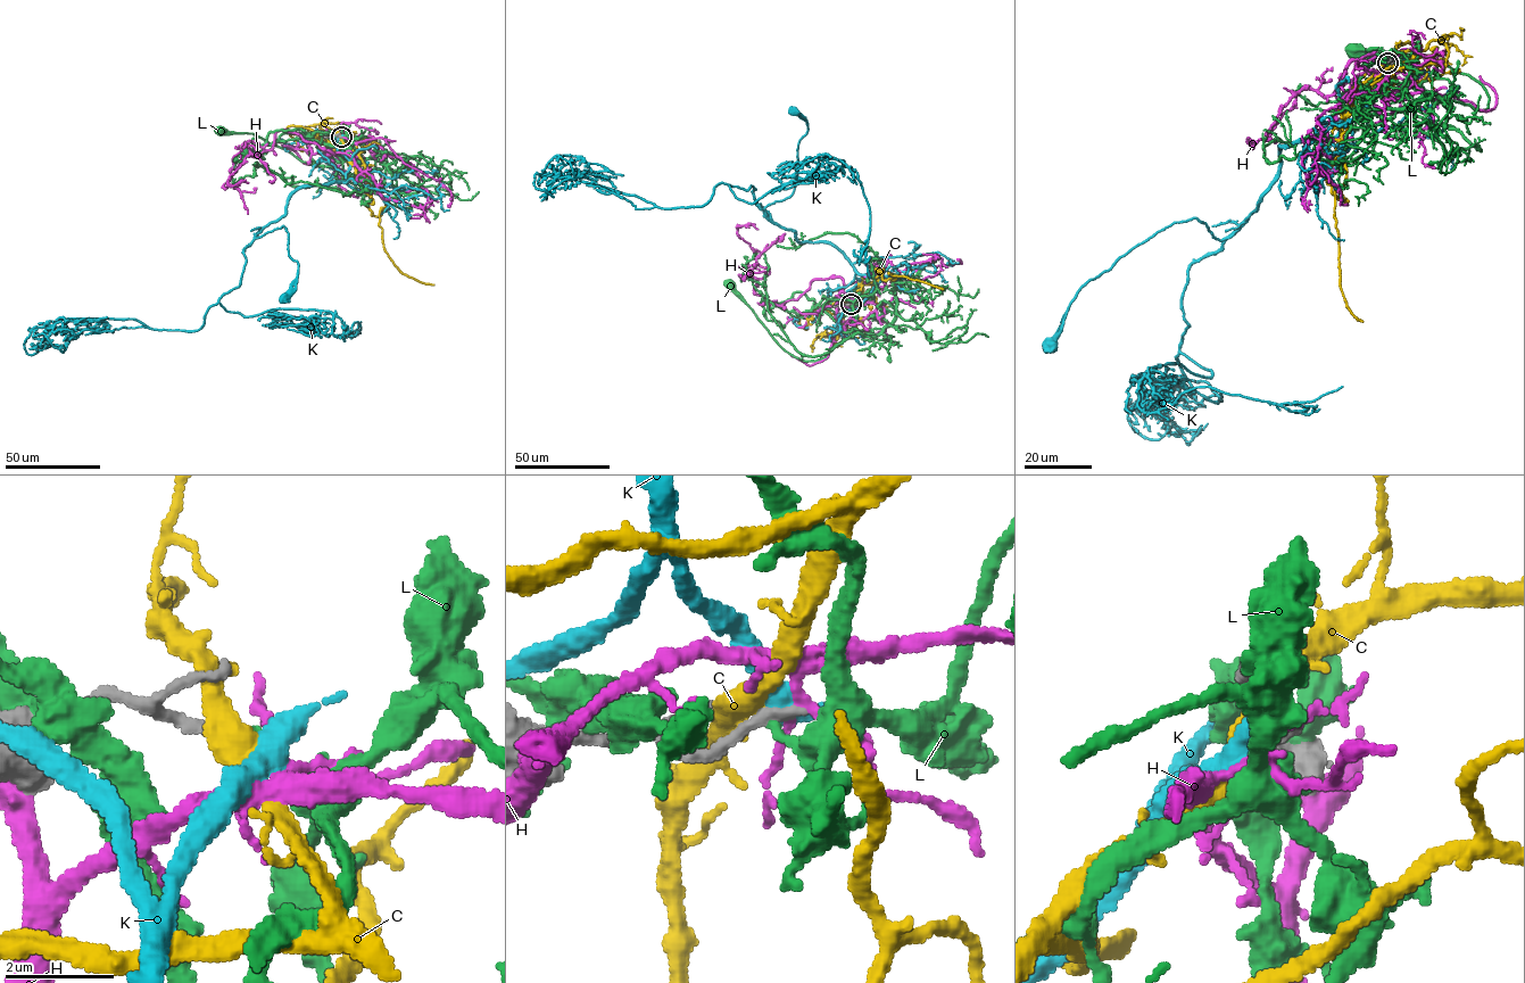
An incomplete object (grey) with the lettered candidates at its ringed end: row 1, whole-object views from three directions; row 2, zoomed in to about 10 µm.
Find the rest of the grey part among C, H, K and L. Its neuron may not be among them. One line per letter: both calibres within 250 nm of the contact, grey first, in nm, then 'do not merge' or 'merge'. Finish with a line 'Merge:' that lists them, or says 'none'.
C: 280 nm thick on the grey side, 460 nm on the other; do not merge
H: 240 nm thick on the grey side, 150 nm on the other; do not merge
K: 240 nm thick on the grey side, 440 nm on the other; do not merge
L: 280 nm thick on the grey side, 220 nm on the other; do not merge
Merge: none

